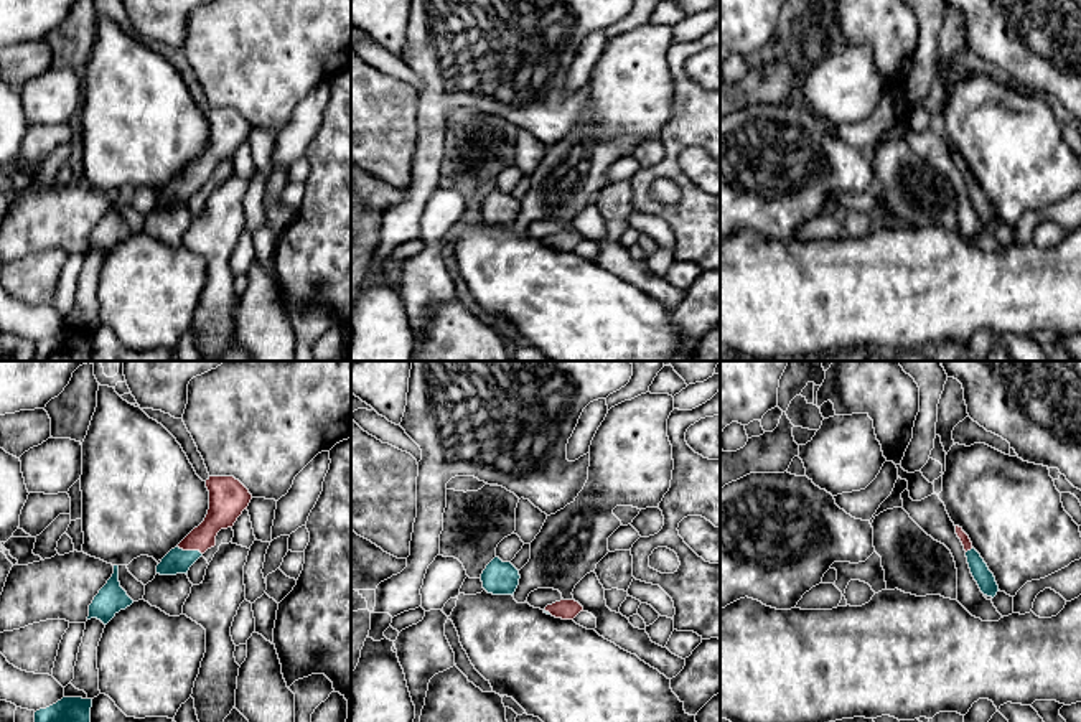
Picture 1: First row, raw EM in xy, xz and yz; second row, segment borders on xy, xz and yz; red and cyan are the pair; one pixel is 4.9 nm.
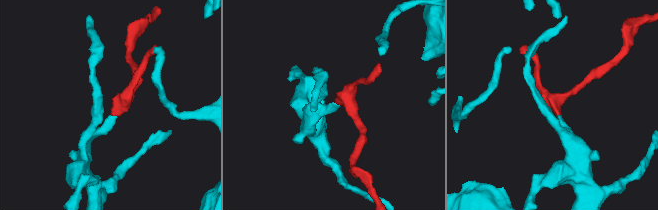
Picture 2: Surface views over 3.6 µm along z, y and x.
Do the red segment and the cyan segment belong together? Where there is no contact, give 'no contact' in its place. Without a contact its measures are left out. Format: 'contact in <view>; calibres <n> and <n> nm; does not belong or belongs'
contact in xy; calibres 150 and 120 nm; belongs

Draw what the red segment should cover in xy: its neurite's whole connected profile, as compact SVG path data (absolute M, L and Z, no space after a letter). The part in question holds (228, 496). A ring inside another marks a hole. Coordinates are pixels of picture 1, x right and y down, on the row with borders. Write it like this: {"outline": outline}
{"outline": "M209 476L206 488L209 509L204 521L161 559L157 574L188 574L190 567L216 546L218 532L232 527L252 499L249 490L234 476Z"}

